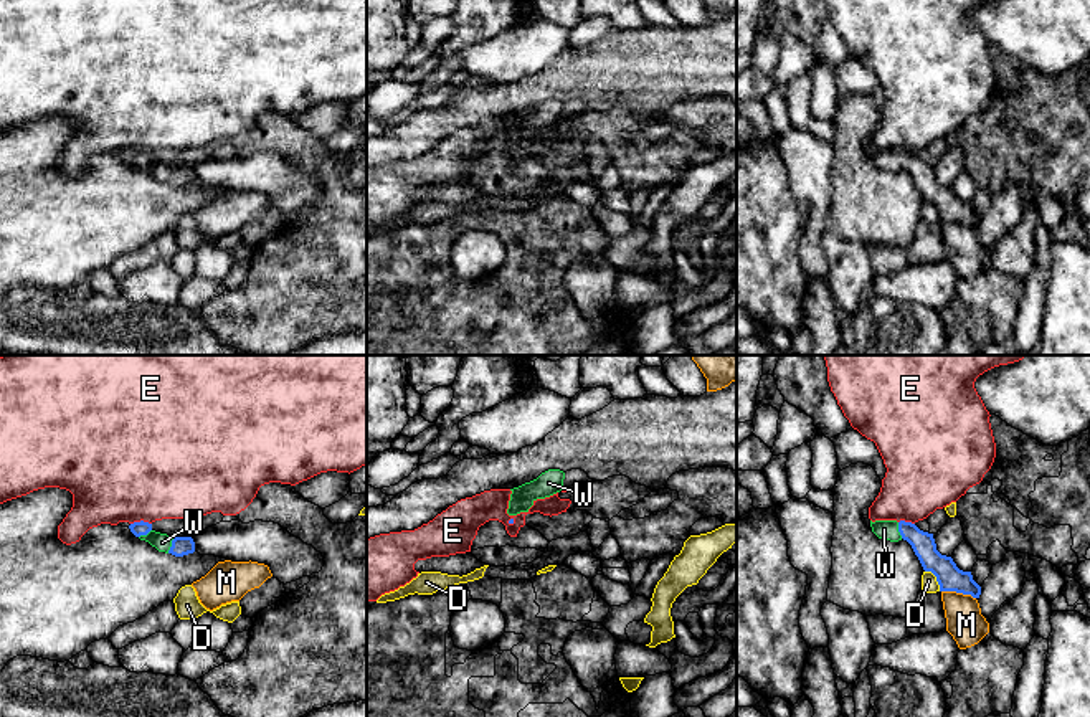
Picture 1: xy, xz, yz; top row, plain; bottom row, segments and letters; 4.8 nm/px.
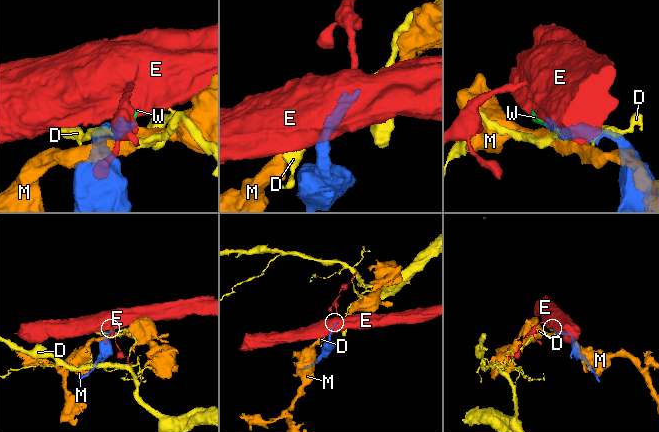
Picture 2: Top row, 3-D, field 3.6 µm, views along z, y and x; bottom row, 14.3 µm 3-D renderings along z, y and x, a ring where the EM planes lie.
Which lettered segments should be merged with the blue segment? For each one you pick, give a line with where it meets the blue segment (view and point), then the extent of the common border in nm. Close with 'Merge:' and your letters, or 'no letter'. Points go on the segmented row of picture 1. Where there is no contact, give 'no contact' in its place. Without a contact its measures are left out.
W: contact xy (172, 546); length 90 nm
Merge: W

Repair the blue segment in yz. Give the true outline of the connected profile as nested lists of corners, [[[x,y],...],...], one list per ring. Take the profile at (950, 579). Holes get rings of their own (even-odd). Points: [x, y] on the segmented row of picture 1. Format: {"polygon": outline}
{"polygon": [[[870,520],[872,532],[884,540],[907,540],[918,557],[925,572],[936,577],[940,591],[956,591],[979,598],[981,586],[973,580],[971,572],[956,567],[951,557],[936,550],[933,534],[920,530],[915,524],[905,520]]]}

